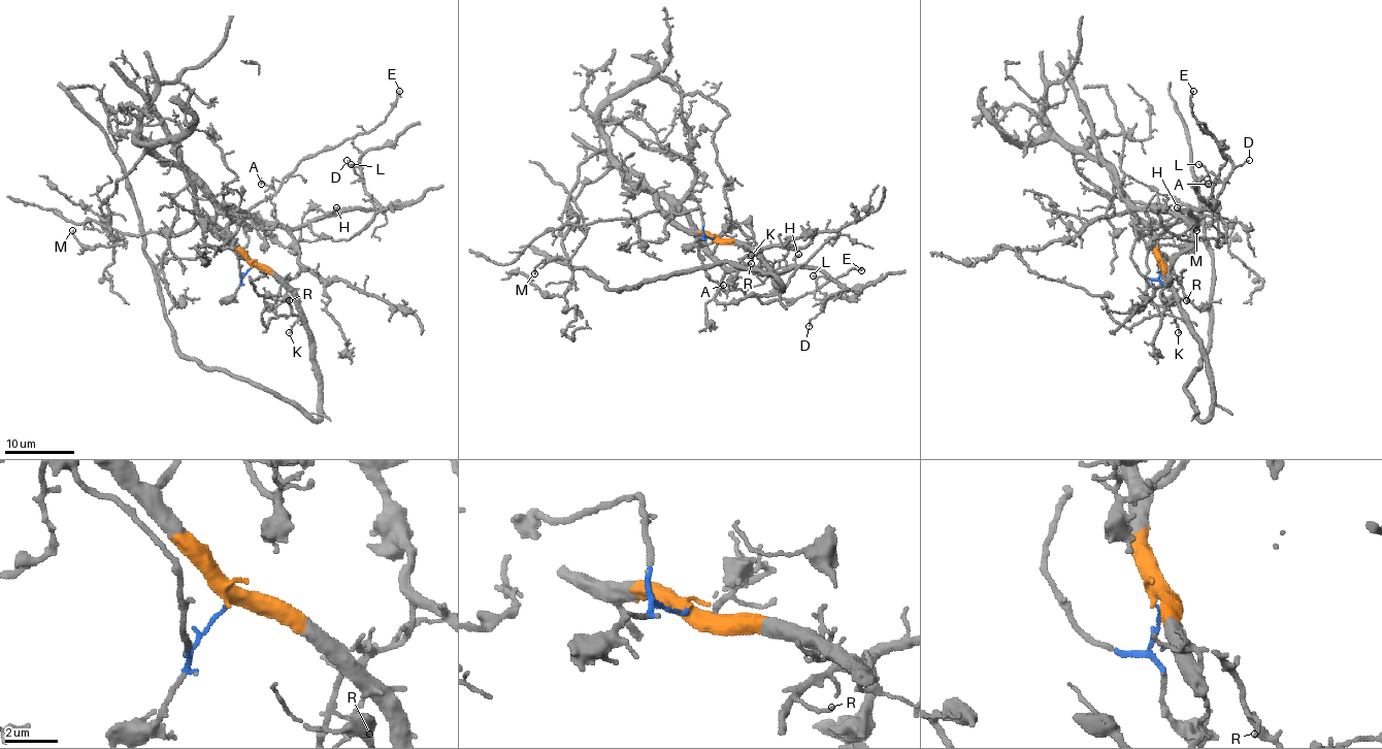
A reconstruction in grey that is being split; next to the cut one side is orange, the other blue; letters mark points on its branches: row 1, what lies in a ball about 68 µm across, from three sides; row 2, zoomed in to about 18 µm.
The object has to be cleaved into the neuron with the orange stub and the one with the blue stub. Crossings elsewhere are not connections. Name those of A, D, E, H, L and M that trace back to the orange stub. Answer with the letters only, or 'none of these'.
A, E, M

